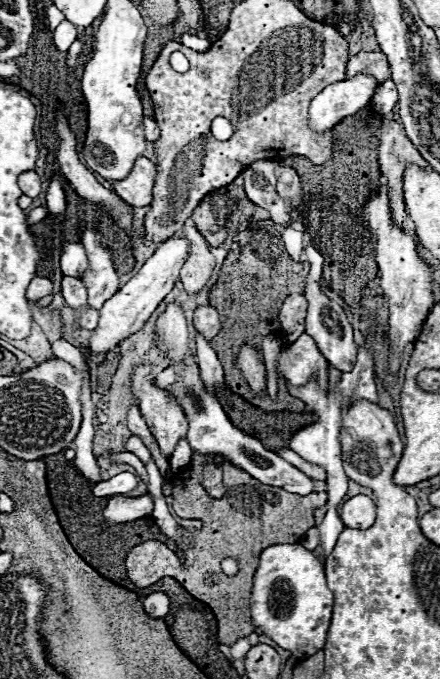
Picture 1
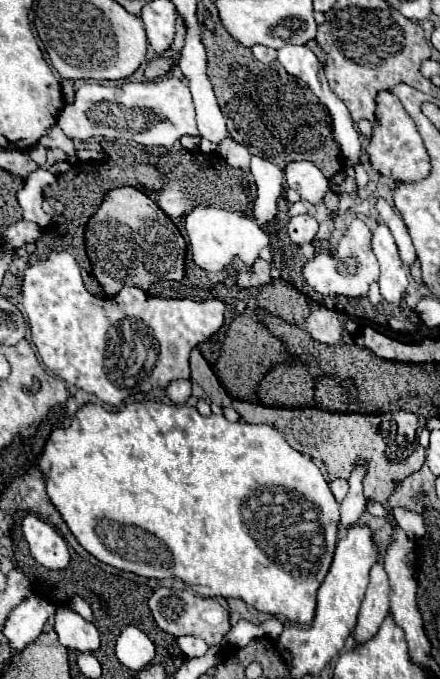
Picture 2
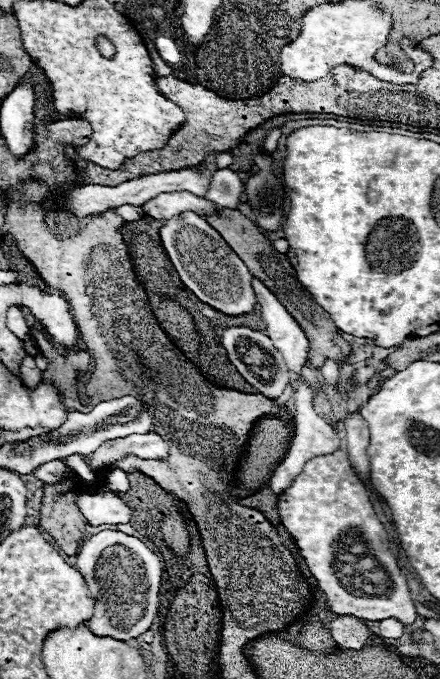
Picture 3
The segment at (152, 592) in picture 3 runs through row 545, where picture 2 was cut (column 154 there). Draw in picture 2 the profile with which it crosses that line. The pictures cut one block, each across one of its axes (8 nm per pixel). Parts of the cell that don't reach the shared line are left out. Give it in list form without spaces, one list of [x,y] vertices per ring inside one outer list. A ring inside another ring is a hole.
[[[166,76],[160,82],[140,82],[122,86],[104,86],[100,82],[84,82],[76,94],[74,102],[64,106],[58,124],[70,140],[84,142],[92,136],[102,136],[108,140],[134,140],[144,146],[164,146],[170,148],[184,134],[198,134],[194,120],[194,104],[188,86]]]

